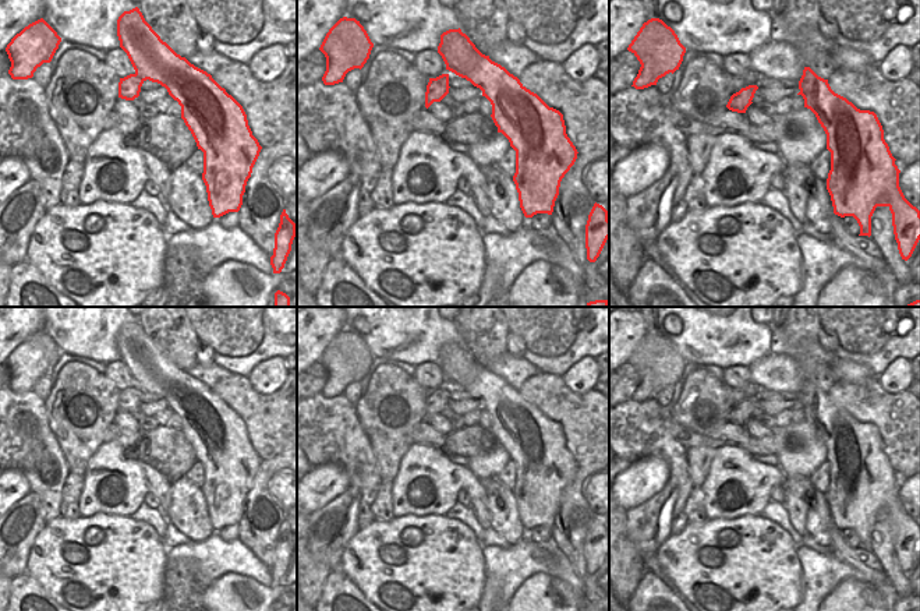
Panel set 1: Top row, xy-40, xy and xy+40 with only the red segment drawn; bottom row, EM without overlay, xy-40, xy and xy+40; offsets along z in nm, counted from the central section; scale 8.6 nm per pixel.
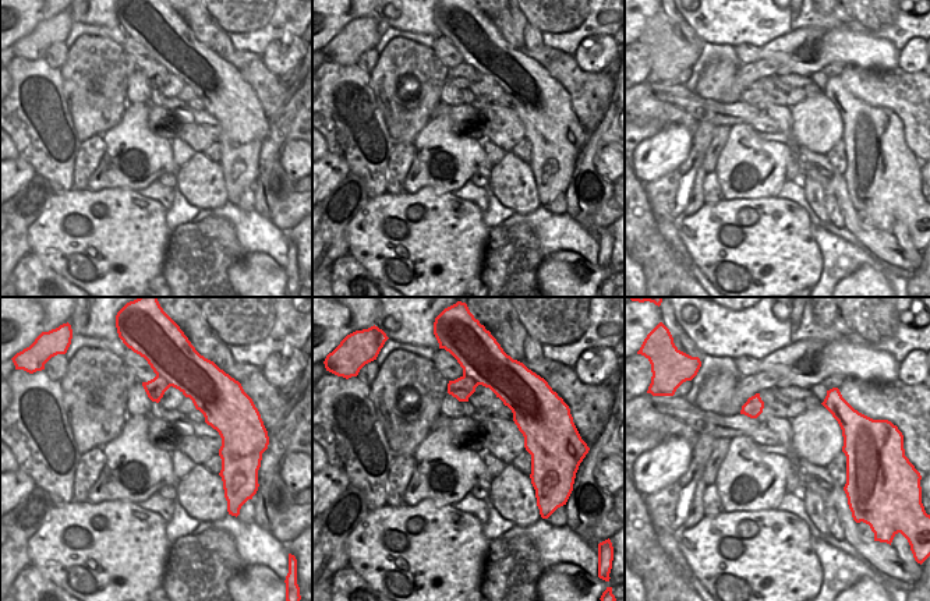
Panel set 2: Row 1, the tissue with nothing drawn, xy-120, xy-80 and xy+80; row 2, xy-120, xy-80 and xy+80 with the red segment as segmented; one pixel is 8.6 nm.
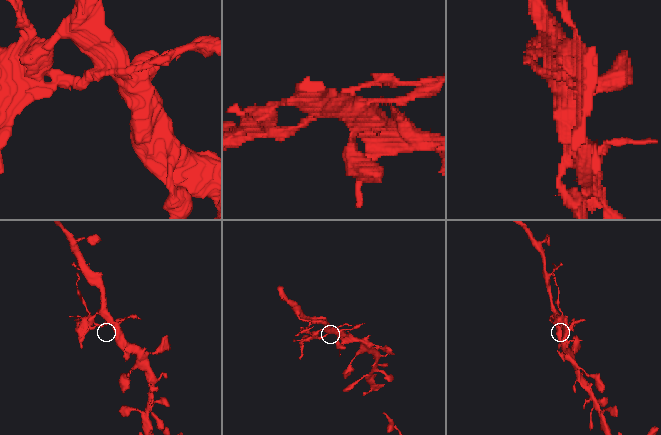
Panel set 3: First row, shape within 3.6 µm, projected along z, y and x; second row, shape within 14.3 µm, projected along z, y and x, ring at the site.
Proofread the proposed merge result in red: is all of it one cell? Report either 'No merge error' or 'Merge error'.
Merge error.

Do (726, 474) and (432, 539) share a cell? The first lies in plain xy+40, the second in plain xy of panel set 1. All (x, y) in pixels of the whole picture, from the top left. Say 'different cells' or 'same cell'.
different cells

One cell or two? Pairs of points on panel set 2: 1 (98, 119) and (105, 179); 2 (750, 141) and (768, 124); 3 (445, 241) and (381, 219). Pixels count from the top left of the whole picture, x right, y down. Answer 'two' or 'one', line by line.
1: two
2: two
3: one

